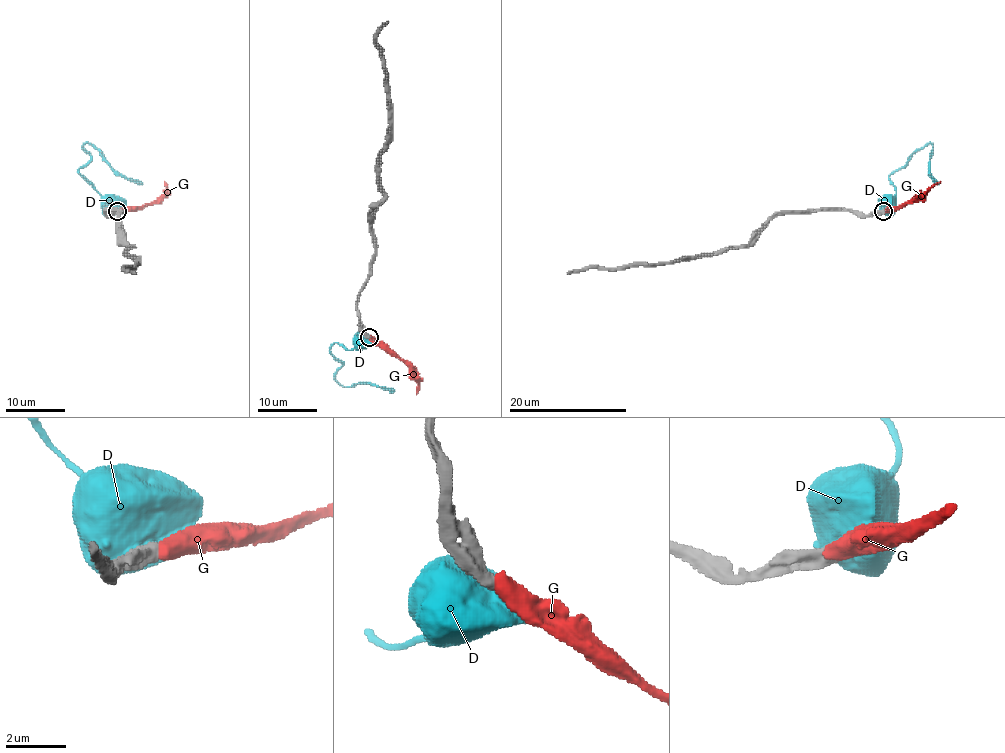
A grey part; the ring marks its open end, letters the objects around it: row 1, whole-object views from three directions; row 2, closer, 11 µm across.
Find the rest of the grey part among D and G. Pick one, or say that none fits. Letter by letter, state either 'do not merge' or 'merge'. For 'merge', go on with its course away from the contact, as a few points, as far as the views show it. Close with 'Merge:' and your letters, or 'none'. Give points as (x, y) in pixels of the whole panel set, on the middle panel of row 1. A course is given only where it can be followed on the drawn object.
D: do not merge
G: merge | via (369, 336), (378, 339), (407, 366), (416, 378), (416, 394)
Merge: G

